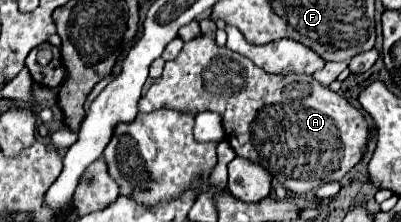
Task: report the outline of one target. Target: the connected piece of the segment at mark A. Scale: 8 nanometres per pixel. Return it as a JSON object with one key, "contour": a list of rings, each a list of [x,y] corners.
{"contour":[[[200,34],[198,38],[186,42],[180,54],[174,60],[166,62],[160,80],[150,86],[138,104],[140,112],[154,112],[160,108],[174,108],[192,116],[202,110],[214,110],[222,114],[226,140],[232,150],[238,156],[262,164],[294,194],[308,194],[320,184],[342,180],[346,172],[350,172],[364,158],[370,140],[370,130],[364,114],[338,92],[324,88],[320,82],[306,74],[268,74],[250,58],[228,48],[220,48],[208,34]]]}

